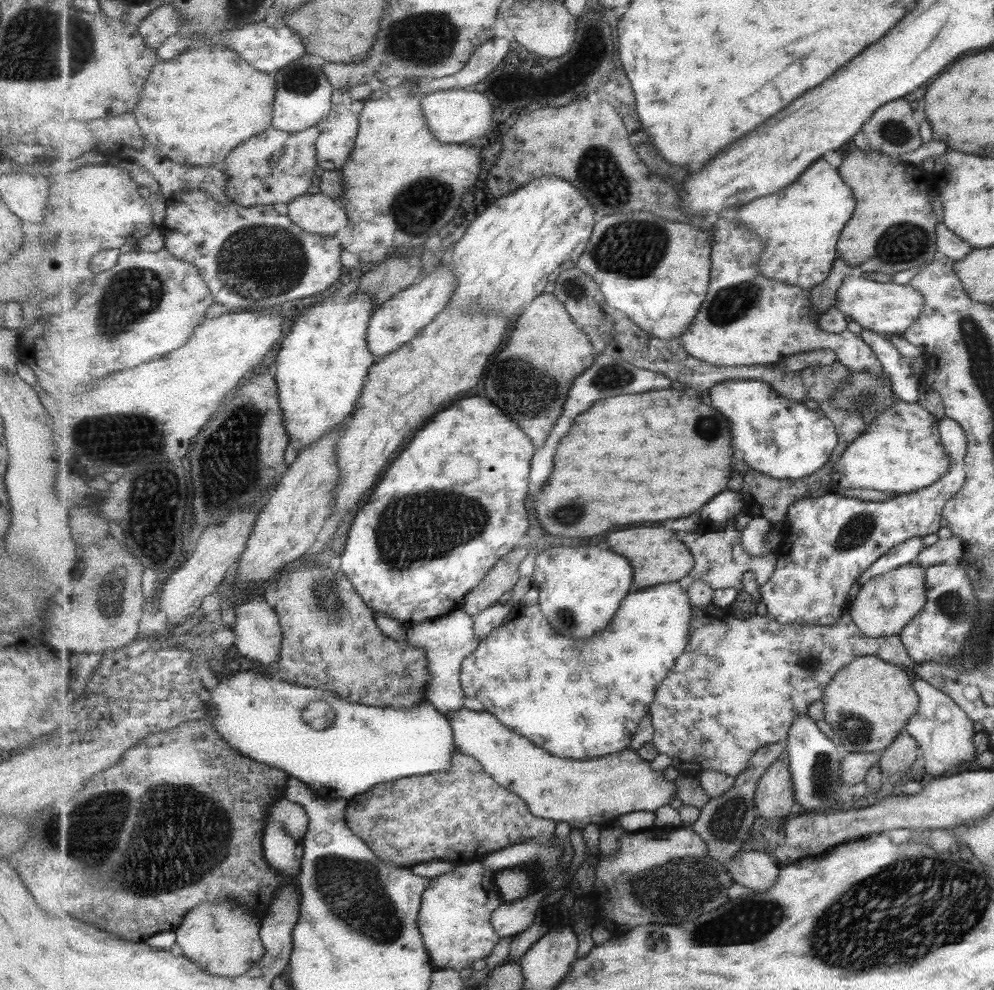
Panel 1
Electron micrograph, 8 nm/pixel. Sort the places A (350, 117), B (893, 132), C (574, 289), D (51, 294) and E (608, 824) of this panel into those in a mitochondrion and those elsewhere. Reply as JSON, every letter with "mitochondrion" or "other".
{"A":"other","B":"mitochondrion","C":"mitochondrion","D":"other","E":"other"}

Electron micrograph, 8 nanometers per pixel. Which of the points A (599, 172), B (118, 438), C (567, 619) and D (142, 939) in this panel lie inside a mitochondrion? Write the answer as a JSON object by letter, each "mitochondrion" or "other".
{"A":"mitochondrion","B":"mitochondrion","C":"mitochondrion","D":"other"}

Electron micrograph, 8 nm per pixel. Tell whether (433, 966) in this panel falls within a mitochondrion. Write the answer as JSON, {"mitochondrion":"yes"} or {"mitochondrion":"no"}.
{"mitochondrion":"no"}

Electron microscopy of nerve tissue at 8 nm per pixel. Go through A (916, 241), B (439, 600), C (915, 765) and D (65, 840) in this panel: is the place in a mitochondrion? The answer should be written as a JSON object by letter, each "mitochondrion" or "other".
{"A":"mitochondrion","B":"other","C":"other","D":"mitochondrion"}

